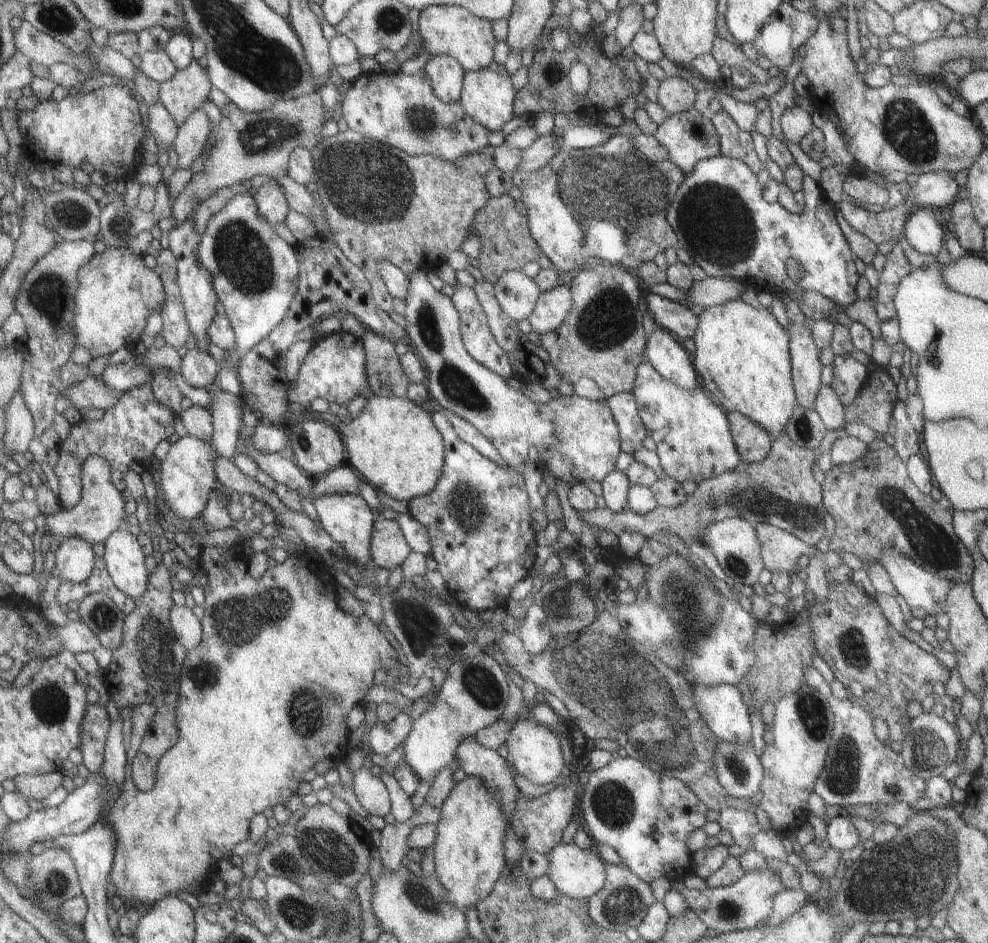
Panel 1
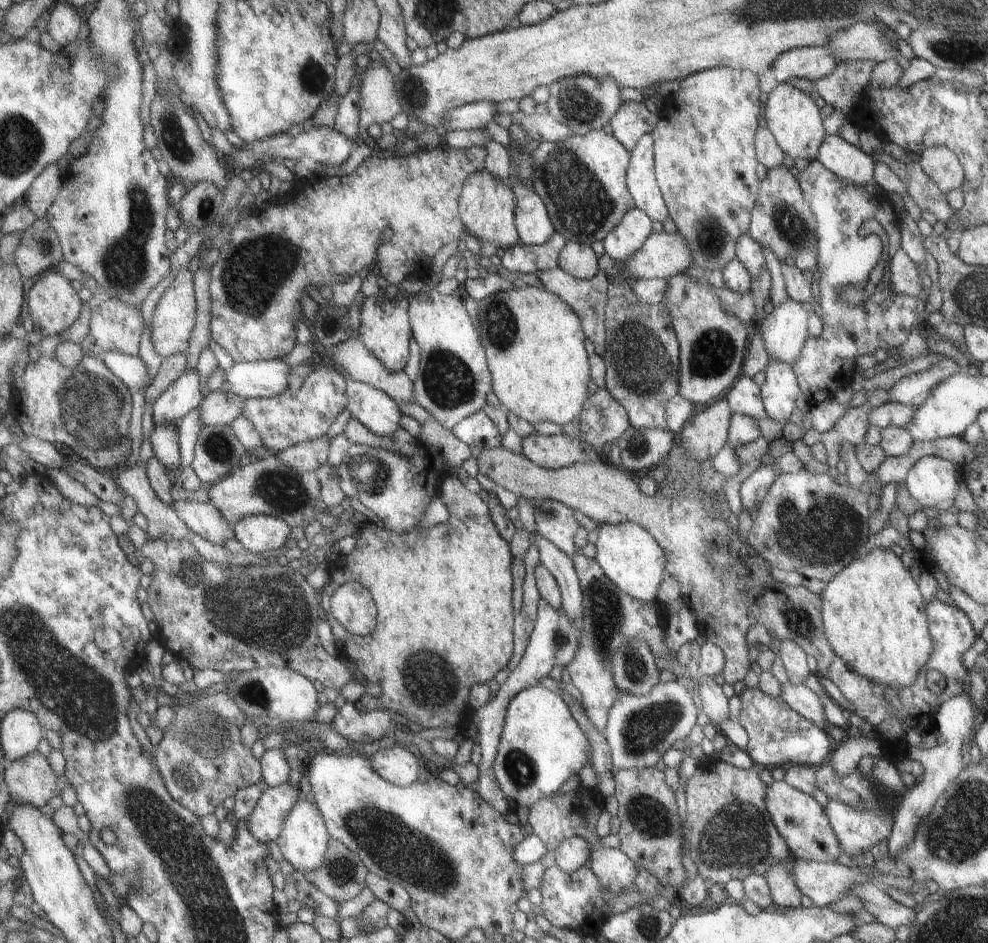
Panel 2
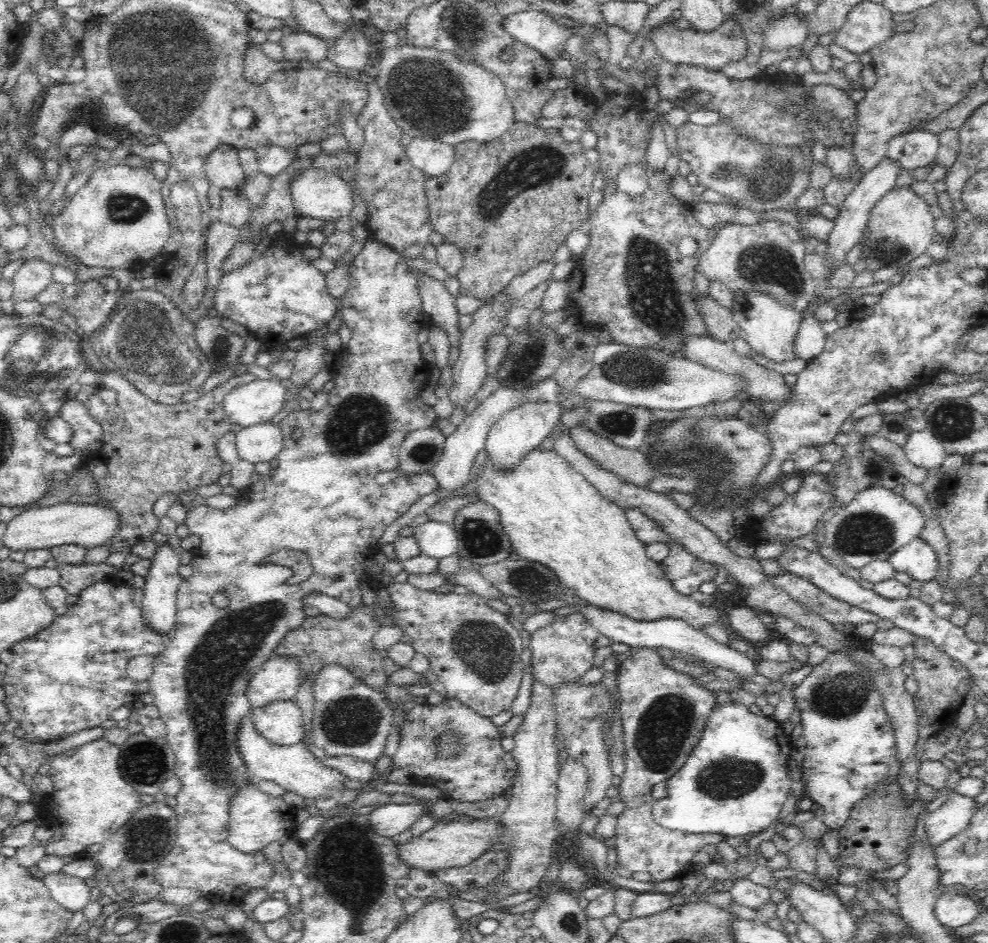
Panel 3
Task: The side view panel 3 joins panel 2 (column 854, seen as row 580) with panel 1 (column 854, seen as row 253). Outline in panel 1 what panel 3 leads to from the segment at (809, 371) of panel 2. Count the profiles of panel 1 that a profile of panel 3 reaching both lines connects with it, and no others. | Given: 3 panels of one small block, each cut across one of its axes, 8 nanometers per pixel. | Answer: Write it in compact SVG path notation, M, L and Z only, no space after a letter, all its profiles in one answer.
M848 352L835 354L830 366L832 367L830 389L833 390L842 406L847 406L859 394L867 378L867 370Z

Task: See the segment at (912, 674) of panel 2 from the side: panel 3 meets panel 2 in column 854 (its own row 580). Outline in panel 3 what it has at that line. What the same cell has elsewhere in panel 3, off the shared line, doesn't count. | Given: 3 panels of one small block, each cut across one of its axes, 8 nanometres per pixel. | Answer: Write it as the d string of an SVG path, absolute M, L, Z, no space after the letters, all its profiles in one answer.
M533 450L513 473L505 475L496 473L488 459L480 477L474 480L472 476L463 494L468 496L472 492L479 494L482 501L498 511L500 524L521 559L550 569L563 586L574 588L575 594L584 602L632 618L635 622L658 622L672 618L682 620L701 632L705 632L705 627L709 625L724 626L726 617L722 618L716 607L704 606L691 596L680 594L666 576L661 562L646 555L646 545L638 540L625 509L602 498L594 486L553 450Z

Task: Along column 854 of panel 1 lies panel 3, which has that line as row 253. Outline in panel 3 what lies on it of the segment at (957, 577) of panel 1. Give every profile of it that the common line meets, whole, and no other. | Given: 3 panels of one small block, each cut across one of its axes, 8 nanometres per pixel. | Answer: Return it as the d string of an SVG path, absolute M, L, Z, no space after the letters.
M518 121L513 124L512 130L508 134L504 134L502 138L498 139L498 142L490 142L490 144L464 142L454 147L454 164L441 176L430 177L430 180L426 182L426 197L428 198L428 207L430 207L433 231L442 236L443 242L456 245L460 249L460 253L462 253L462 270L457 276L462 295L480 300L492 298L496 294L505 291L508 284L514 278L526 274L528 270L539 266L538 264L541 262L552 260L559 246L563 243L566 244L568 236L574 230L578 230L582 234L590 234L592 227L589 224L594 210L590 207L589 200L591 193L594 192L593 181L598 167L588 162L584 153L585 149L581 146L580 142L567 142L559 130L554 130L554 128L541 129L536 127L536 125L529 125Z

